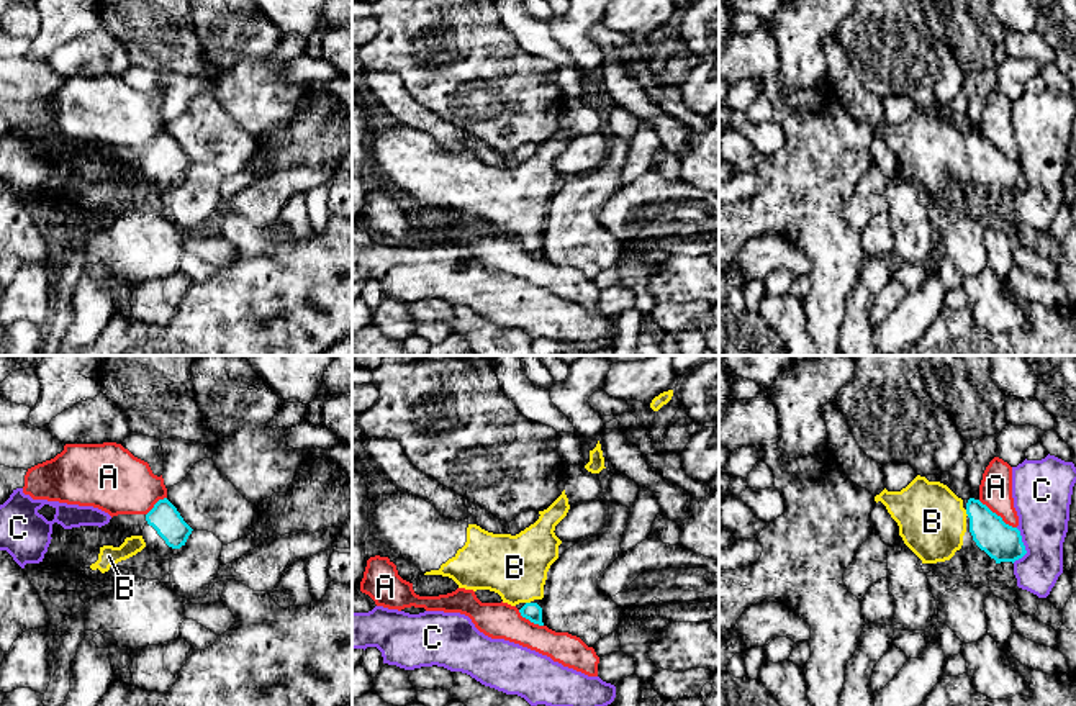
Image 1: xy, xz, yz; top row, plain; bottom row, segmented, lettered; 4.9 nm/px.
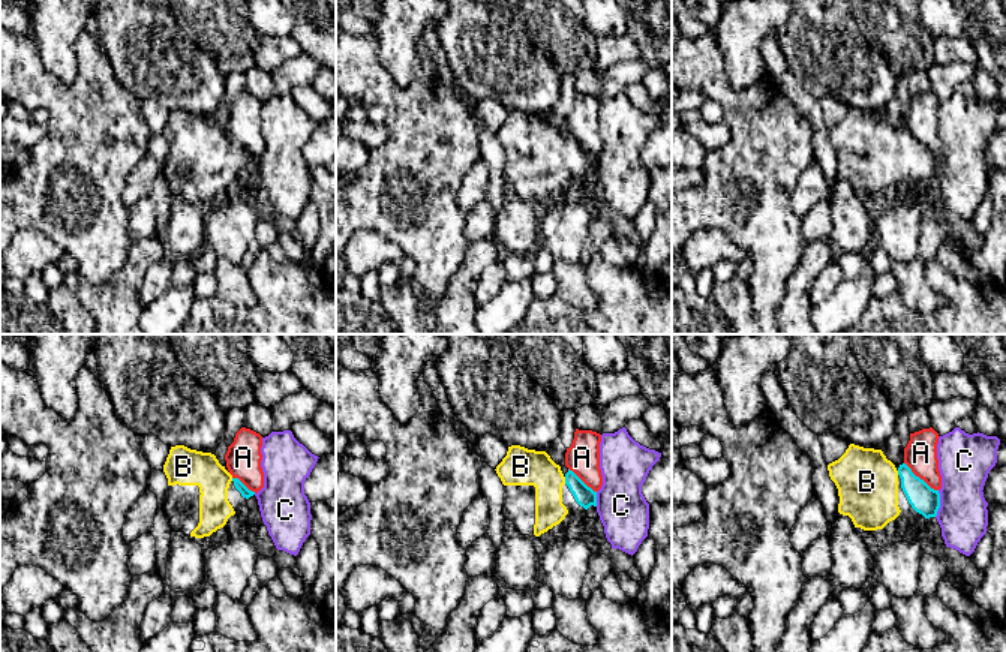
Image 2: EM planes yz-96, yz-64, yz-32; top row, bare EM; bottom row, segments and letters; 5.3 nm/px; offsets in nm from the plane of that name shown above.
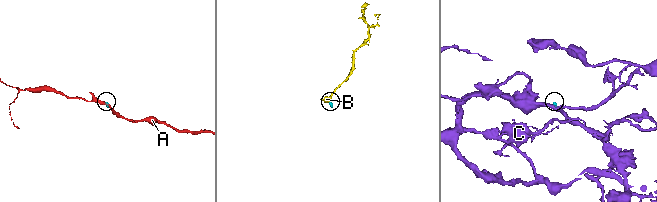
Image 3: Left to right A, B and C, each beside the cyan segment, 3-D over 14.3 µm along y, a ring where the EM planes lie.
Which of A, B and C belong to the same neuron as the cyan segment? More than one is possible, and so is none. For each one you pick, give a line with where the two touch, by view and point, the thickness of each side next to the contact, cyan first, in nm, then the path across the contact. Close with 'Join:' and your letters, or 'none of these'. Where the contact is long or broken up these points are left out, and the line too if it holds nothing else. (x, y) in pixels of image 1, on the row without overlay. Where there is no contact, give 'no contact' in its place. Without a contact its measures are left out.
B: yz (967, 146) | 190/340 nm | across yz (1003, 176), (967, 146), (932, 154)
Join: B

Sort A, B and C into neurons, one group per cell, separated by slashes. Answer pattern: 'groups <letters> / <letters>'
groups A / B / C

